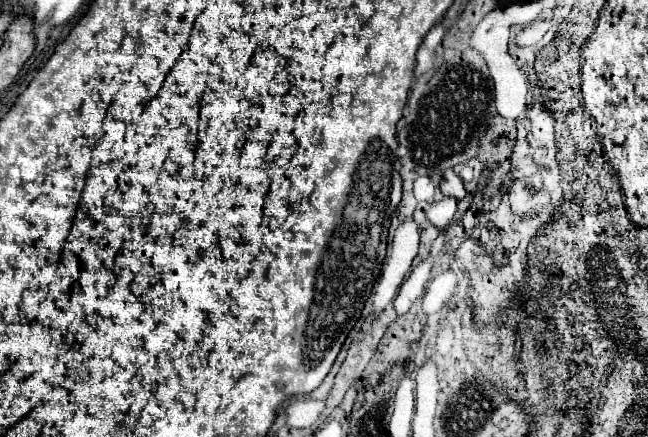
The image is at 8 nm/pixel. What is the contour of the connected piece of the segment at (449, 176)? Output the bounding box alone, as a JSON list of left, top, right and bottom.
[440,170,466,202]

